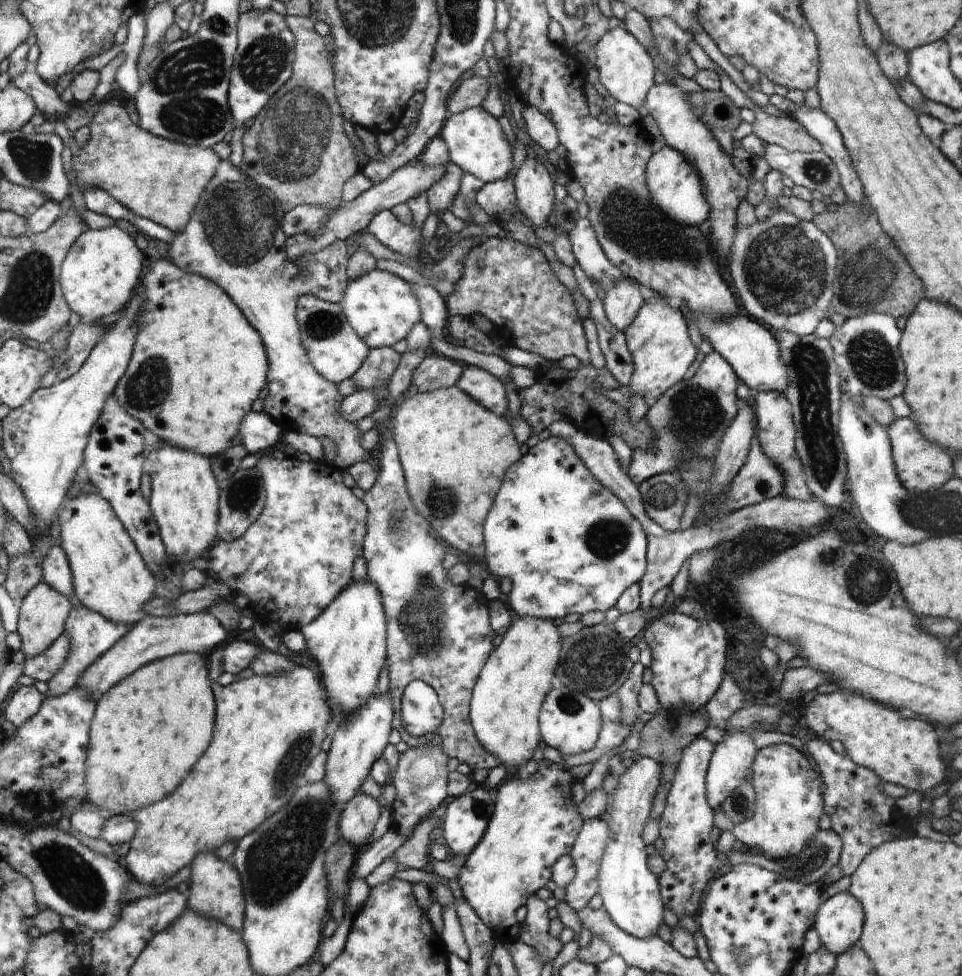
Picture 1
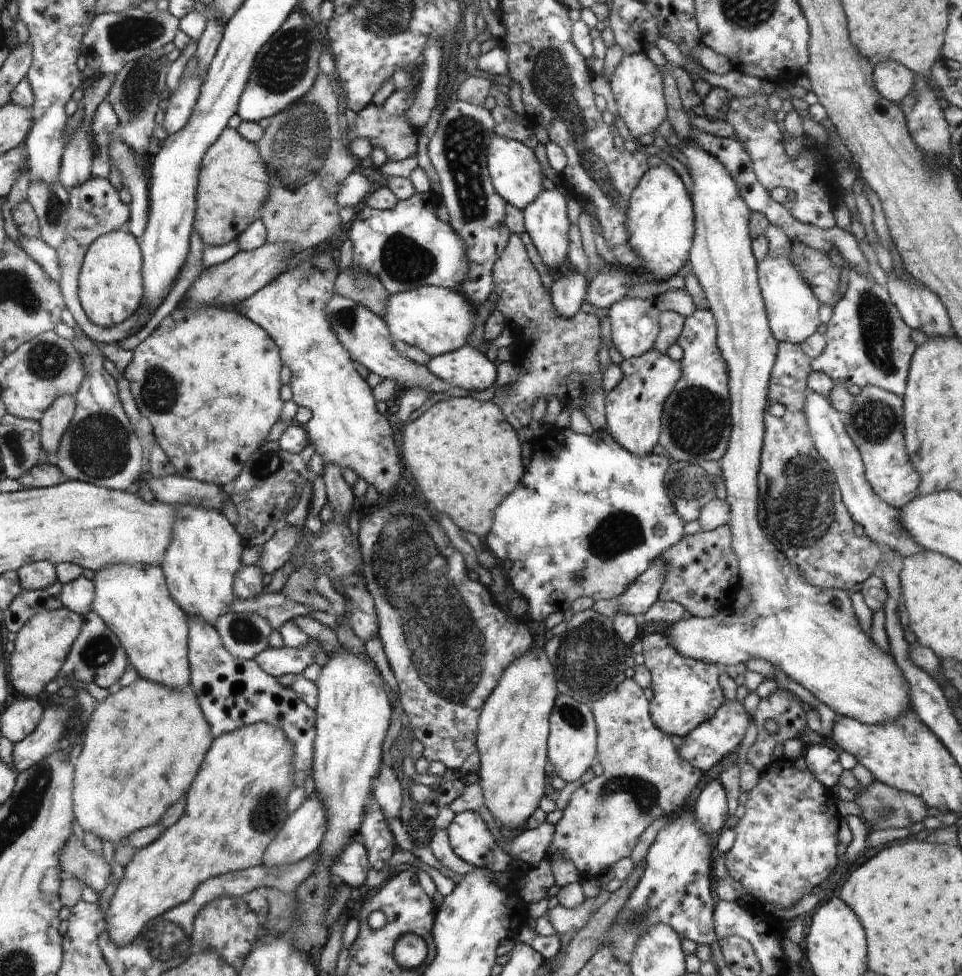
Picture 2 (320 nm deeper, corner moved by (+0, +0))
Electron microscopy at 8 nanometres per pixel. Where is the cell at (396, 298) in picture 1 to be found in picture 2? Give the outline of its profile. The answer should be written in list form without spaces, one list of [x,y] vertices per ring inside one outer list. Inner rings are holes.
[[[434,285],[389,295],[385,316],[382,318],[392,340],[402,340],[409,346],[417,346],[431,357],[457,351],[470,344],[470,336],[477,324],[477,314],[474,314],[468,300],[458,294],[458,290],[452,292],[452,289],[446,290]]]

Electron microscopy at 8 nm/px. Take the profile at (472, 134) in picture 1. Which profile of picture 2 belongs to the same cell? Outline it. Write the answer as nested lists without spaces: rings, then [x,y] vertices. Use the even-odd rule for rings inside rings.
[[[498,137],[491,140],[488,154],[489,175],[493,187],[512,206],[524,210],[542,194],[542,168],[534,156],[534,152],[514,139]]]

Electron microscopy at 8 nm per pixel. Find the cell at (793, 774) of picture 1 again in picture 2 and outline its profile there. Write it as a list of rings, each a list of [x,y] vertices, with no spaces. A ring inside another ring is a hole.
[[[783,758],[773,760],[763,771],[761,771],[760,780],[758,784],[748,791],[749,796],[745,805],[746,812],[742,820],[733,828],[736,832],[736,837],[731,848],[725,852],[725,865],[728,869],[728,874],[735,881],[737,881],[756,901],[773,906],[776,910],[785,910],[792,908],[800,898],[808,896],[816,888],[820,886],[824,880],[827,880],[838,866],[838,828],[840,828],[841,817],[838,813],[837,798],[832,795],[832,792],[827,789],[823,784],[820,784],[816,777],[810,771],[800,771],[794,764]]]

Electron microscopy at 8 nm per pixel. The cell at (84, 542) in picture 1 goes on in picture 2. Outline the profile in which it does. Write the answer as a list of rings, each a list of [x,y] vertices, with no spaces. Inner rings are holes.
[[[111,565],[95,573],[93,611],[114,632],[124,647],[129,663],[138,674],[172,691],[184,691],[192,680],[189,660],[190,626],[186,614],[172,600],[160,566]]]

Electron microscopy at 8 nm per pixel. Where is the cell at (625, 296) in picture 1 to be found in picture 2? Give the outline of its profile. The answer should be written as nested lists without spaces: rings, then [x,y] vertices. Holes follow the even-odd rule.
[[[622,298],[610,306],[612,342],[624,359],[642,356],[655,348],[660,332],[656,299]]]

